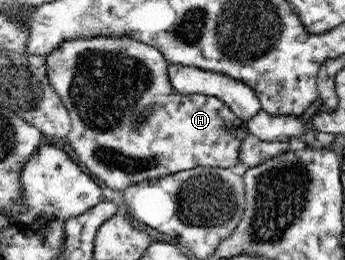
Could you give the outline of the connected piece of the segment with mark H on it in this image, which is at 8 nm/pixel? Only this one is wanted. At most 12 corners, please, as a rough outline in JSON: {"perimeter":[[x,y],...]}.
{"perimeter":[[131,36],[46,56],[81,165],[123,192],[243,169],[246,121]]}

